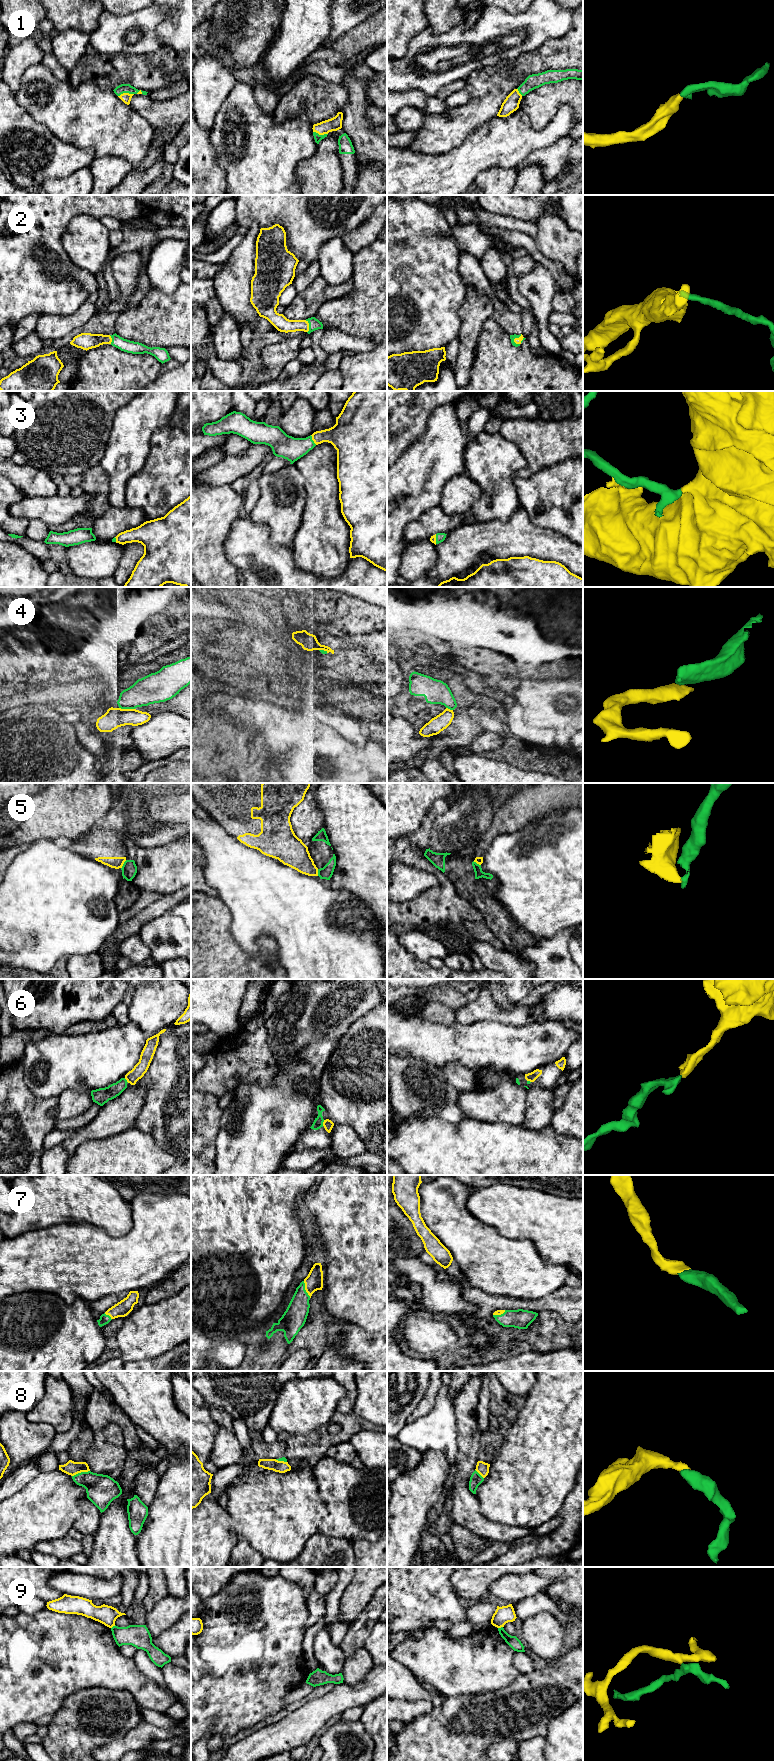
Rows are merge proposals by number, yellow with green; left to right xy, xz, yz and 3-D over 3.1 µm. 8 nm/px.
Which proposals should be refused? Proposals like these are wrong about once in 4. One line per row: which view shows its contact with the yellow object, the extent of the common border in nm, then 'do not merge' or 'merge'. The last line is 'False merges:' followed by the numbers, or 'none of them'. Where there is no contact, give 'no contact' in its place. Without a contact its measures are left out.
1: contact in xy; length 130 nm; merge
2: contact in xz; length 110 nm; merge
3: contact in xz; length 90 nm; merge
4: contact in xy; length 130 nm; do not merge
5: contact in xy; length 80 nm; do not merge
6: contact in xz; length 50 nm; merge
7: contact in xz; length 150 nm; merge
8: contact in xy; length 150 nm; merge
9: contact in yz; length 40 nm; do not merge
False merges: 4, 5, 9

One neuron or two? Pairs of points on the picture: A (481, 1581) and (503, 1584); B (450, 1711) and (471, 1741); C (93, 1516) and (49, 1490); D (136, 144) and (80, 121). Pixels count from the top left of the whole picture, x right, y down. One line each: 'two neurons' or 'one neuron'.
A: two neurons
B: one neuron
C: two neurons
D: one neuron

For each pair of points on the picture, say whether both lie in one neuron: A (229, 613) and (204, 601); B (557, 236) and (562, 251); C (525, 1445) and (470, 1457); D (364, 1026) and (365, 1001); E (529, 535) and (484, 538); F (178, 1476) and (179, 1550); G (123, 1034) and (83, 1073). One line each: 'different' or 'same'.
A: same
B: same
C: different
D: different
E: same
F: same
G: same

